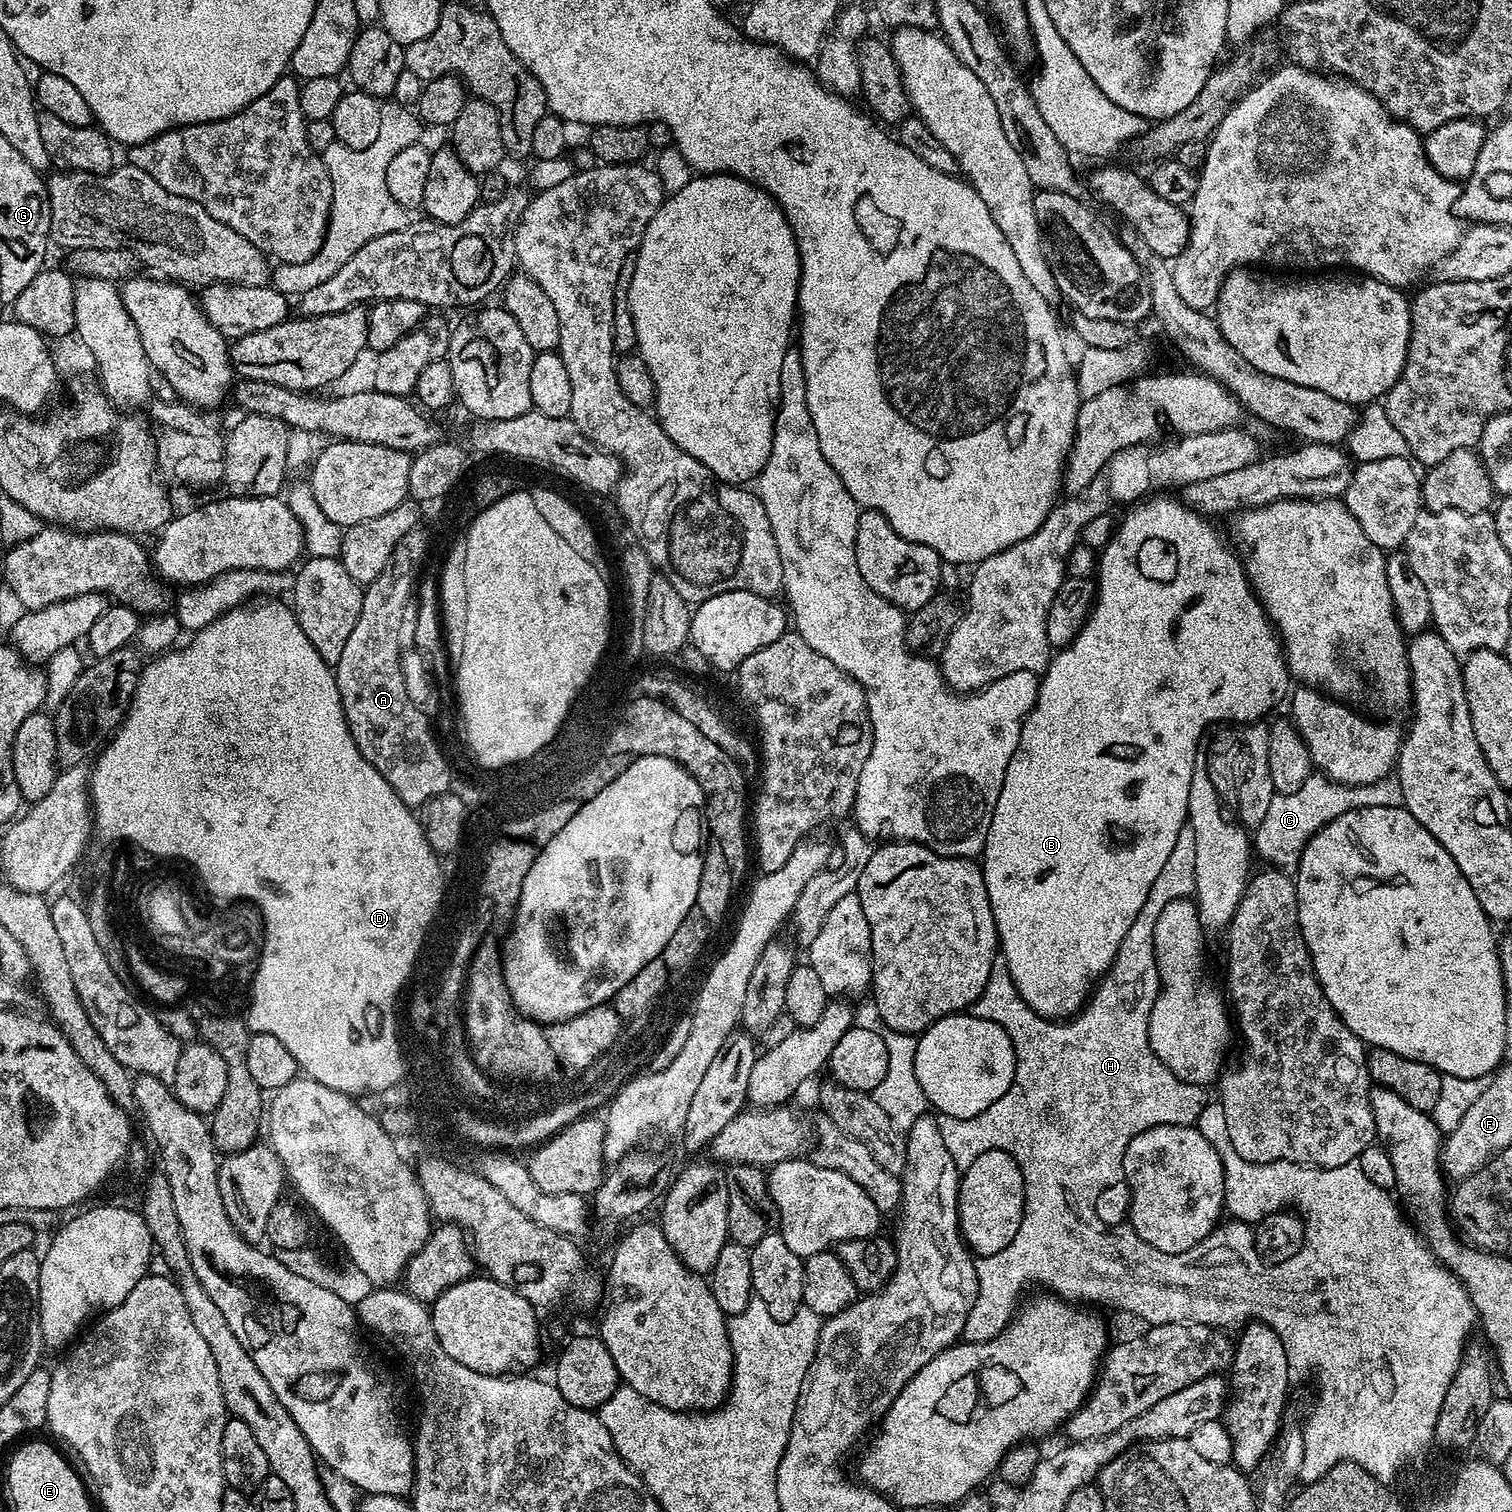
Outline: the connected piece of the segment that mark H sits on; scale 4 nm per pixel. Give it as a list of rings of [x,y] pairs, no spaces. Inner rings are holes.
[[[1124,948],[1124,968],[1112,980],[1120,980],[1120,988],[1124,988],[1124,1016],[1083,1016],[1079,1011],[1063,1022],[1037,1016],[1017,995],[1003,962],[992,965],[986,990],[975,1002],[975,1015],[997,1023],[1009,1036],[1016,1055],[1015,1083],[998,1098],[996,1108],[988,1116],[979,1113],[980,1120],[972,1117],[968,1128],[940,1128],[940,1134],[949,1157],[959,1166],[967,1166],[986,1151],[1005,1151],[1012,1156],[1024,1179],[1024,1212],[1014,1235],[1016,1244],[1010,1242],[1000,1253],[975,1261],[976,1301],[964,1323],[963,1335],[969,1344],[996,1339],[1017,1311],[1016,1299],[1024,1284],[1045,1284],[1045,1289],[1054,1290],[1060,1276],[1076,1276],[1076,1272],[1100,1272],[1100,1276],[1116,1276],[1120,1280],[1124,1276],[1124,1248],[1120,1248],[1120,1256],[1108,1256],[1112,1240],[1096,1236],[1096,1232],[1105,1229],[1096,1217],[1098,1194],[1106,1186],[1121,1183],[1126,1146],[1134,1137],[1151,1128],[1195,1125],[1204,1109],[1205,1089],[1196,1086],[1190,1090],[1189,1085],[1161,1065],[1148,1045],[1148,1018],[1161,990],[1153,955],[1140,948],[1140,956],[1136,956],[1136,948],[1132,952]]]

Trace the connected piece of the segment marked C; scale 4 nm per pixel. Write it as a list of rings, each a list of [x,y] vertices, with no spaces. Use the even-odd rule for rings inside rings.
[[[1313,774],[1294,794],[1282,796],[1273,795],[1270,806],[1266,806],[1266,816],[1254,829],[1254,852],[1264,860],[1269,860],[1269,865],[1291,865],[1299,857],[1301,850],[1308,840],[1318,830],[1322,830],[1334,818],[1346,814],[1355,808],[1369,808],[1370,806],[1397,807],[1401,803],[1400,781],[1396,778],[1381,778],[1371,784],[1357,784],[1349,786],[1337,784],[1323,774]]]

